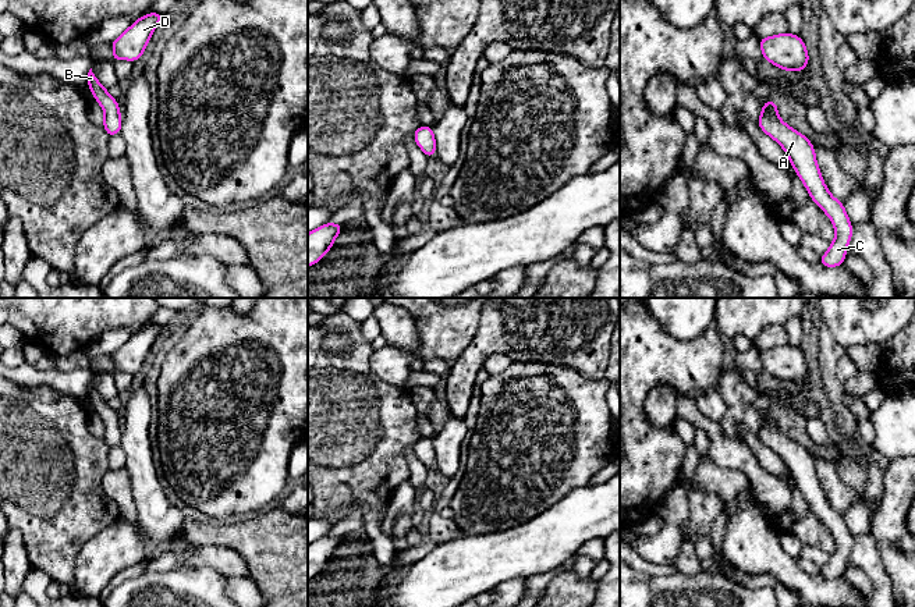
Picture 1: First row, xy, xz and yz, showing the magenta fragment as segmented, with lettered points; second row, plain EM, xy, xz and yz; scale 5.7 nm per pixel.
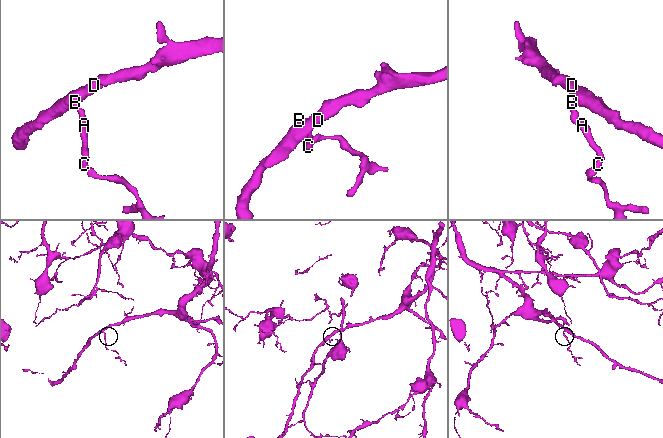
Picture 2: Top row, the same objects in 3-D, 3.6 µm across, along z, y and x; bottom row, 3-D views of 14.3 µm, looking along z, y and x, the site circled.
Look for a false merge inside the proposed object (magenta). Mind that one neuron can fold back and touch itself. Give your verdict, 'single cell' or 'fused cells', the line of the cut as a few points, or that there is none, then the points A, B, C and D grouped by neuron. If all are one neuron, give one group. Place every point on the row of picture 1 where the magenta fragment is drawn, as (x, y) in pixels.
single cell; no cut; A B C D

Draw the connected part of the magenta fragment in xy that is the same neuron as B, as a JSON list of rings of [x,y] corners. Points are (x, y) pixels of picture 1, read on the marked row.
[[[92,68],[88,72],[88,88],[92,90],[95,100],[103,107],[104,123],[103,128],[107,131],[109,138],[121,132],[123,118],[120,116],[120,106],[114,97],[110,96],[107,89],[97,81]]]

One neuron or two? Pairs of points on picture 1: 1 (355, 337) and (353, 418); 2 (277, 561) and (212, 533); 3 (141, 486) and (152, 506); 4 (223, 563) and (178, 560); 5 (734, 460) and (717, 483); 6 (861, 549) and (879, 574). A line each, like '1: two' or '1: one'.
1: one
2: one
3: one
4: one
5: two
6: one

